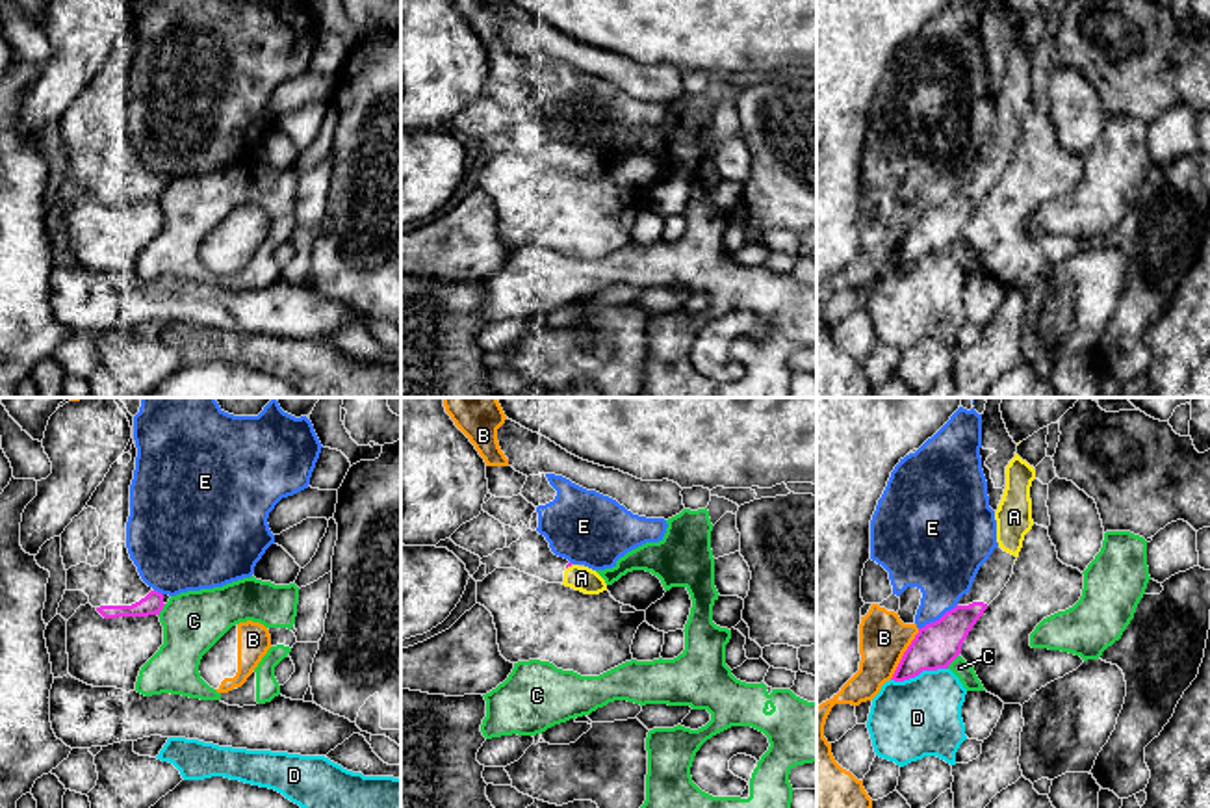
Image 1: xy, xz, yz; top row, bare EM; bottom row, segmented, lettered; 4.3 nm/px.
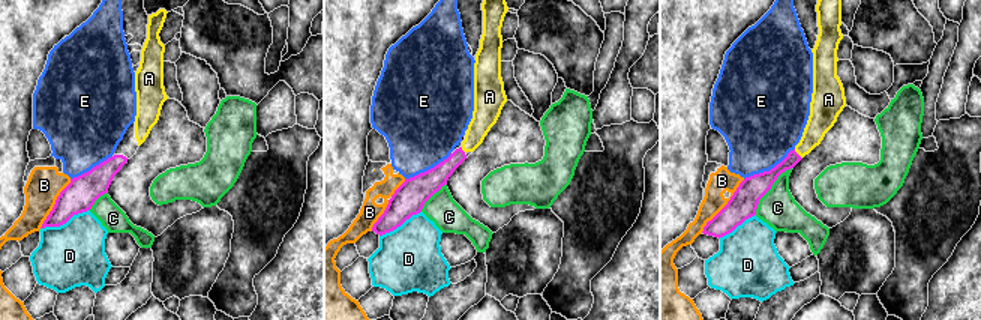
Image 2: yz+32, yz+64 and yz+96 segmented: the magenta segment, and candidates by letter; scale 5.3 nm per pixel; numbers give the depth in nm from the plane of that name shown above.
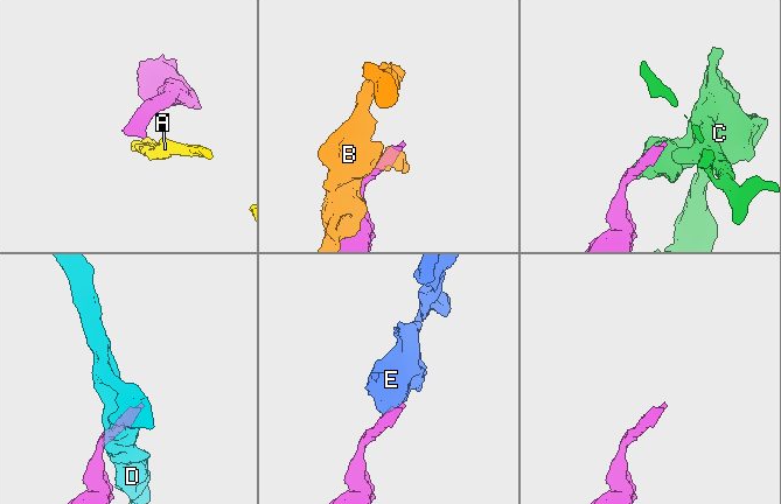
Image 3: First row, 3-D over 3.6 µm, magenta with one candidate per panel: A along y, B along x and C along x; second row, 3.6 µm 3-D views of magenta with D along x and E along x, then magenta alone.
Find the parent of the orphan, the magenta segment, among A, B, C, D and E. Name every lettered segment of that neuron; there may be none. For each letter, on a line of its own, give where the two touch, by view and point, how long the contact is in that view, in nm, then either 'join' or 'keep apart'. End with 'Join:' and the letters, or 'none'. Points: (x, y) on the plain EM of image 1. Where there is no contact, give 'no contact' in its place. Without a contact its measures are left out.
A: xz (568, 149) | 40 nm | join
B: yz (904, 238) | 260 nm | keep apart
C: yz (952, 244) | 80 nm | keep apart
D: yz (919, 257) | 260 nm | keep apart
E: yz (939, 203) | 200 nm | keep apart
Join: A

